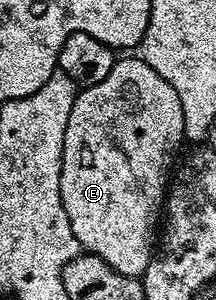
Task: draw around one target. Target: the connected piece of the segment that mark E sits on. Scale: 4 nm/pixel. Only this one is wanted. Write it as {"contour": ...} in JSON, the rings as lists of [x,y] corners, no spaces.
{"contour":[[[138,55],[120,56],[116,60],[113,71],[109,71],[109,75],[105,75],[105,79],[101,79],[101,83],[93,83],[80,88],[76,92],[73,111],[69,111],[69,123],[65,127],[63,170],[61,171],[61,203],[65,203],[65,215],[69,215],[69,227],[73,227],[73,235],[77,235],[80,246],[86,252],[105,259],[105,263],[109,263],[109,267],[113,267],[113,271],[121,271],[121,275],[142,278],[144,271],[149,267],[153,256],[153,246],[157,241],[157,230],[161,225],[161,214],[165,209],[169,174],[173,169],[171,153],[178,151],[179,144],[184,144],[184,127],[185,119],[181,111],[181,99],[177,99],[177,91],[173,91],[173,87],[169,87],[169,83],[165,83],[165,79],[161,79],[161,75],[157,75],[157,71],[153,71],[153,67],[149,67],[149,63],[145,63],[142,57]]]}

